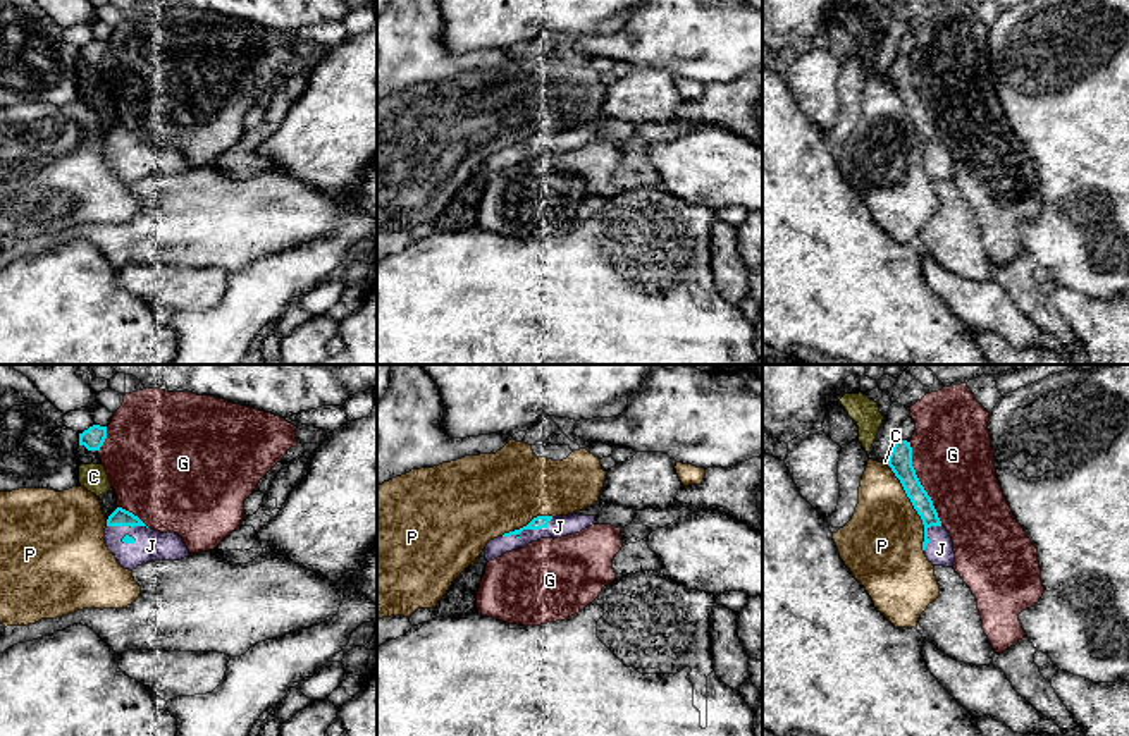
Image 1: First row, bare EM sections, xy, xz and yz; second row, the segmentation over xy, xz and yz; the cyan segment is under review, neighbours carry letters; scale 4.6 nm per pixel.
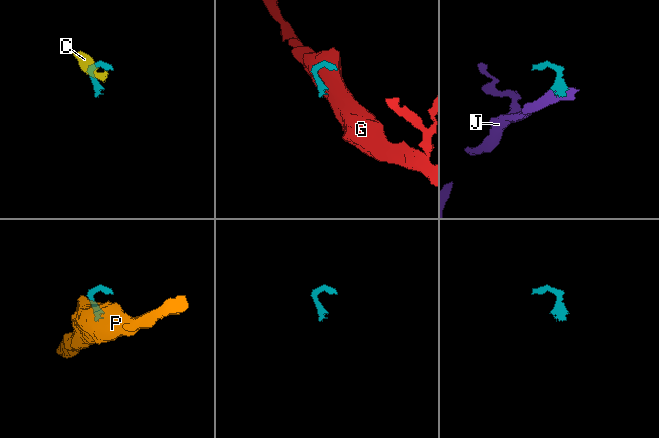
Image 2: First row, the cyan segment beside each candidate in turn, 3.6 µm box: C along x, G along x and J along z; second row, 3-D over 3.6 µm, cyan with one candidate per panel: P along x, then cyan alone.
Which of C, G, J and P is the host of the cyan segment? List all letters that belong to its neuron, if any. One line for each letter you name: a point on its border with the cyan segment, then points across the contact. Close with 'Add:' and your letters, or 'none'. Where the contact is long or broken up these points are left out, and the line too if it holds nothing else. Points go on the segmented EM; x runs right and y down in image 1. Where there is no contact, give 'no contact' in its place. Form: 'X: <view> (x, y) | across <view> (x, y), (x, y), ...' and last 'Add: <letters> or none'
J: xz (527, 528) | across xz (541, 521), (527, 528), (558, 527)
Add: J

